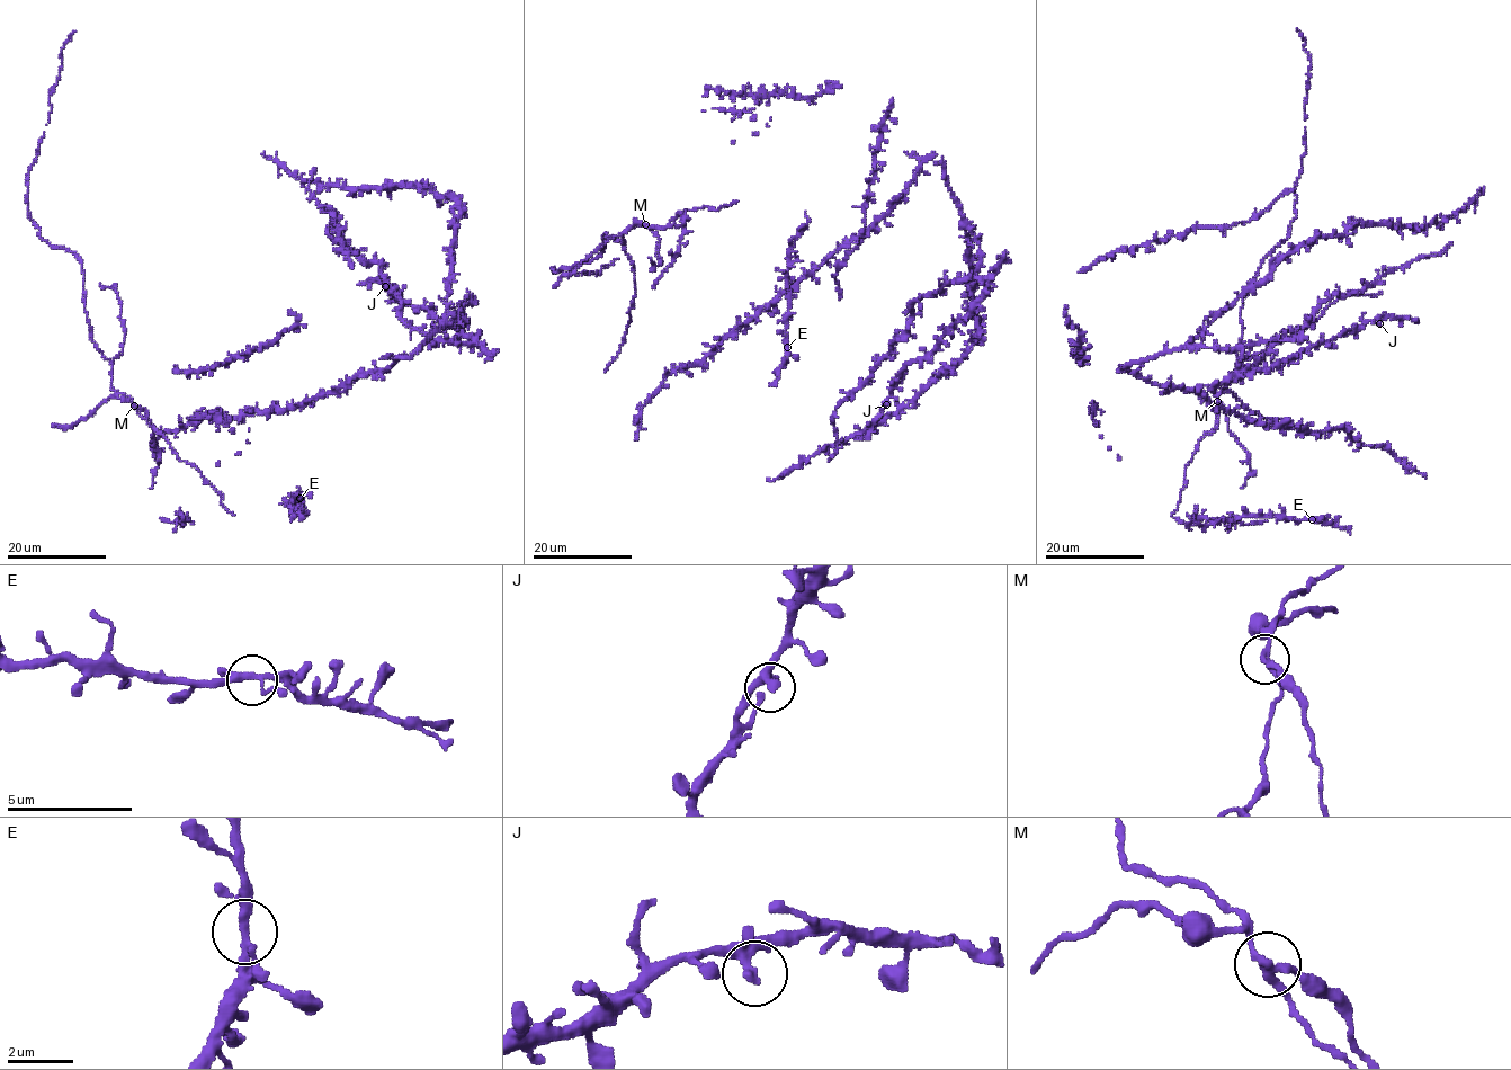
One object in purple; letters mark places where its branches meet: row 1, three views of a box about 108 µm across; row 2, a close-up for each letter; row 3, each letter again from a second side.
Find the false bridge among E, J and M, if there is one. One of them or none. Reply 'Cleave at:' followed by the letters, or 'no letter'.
Cleave at: M

